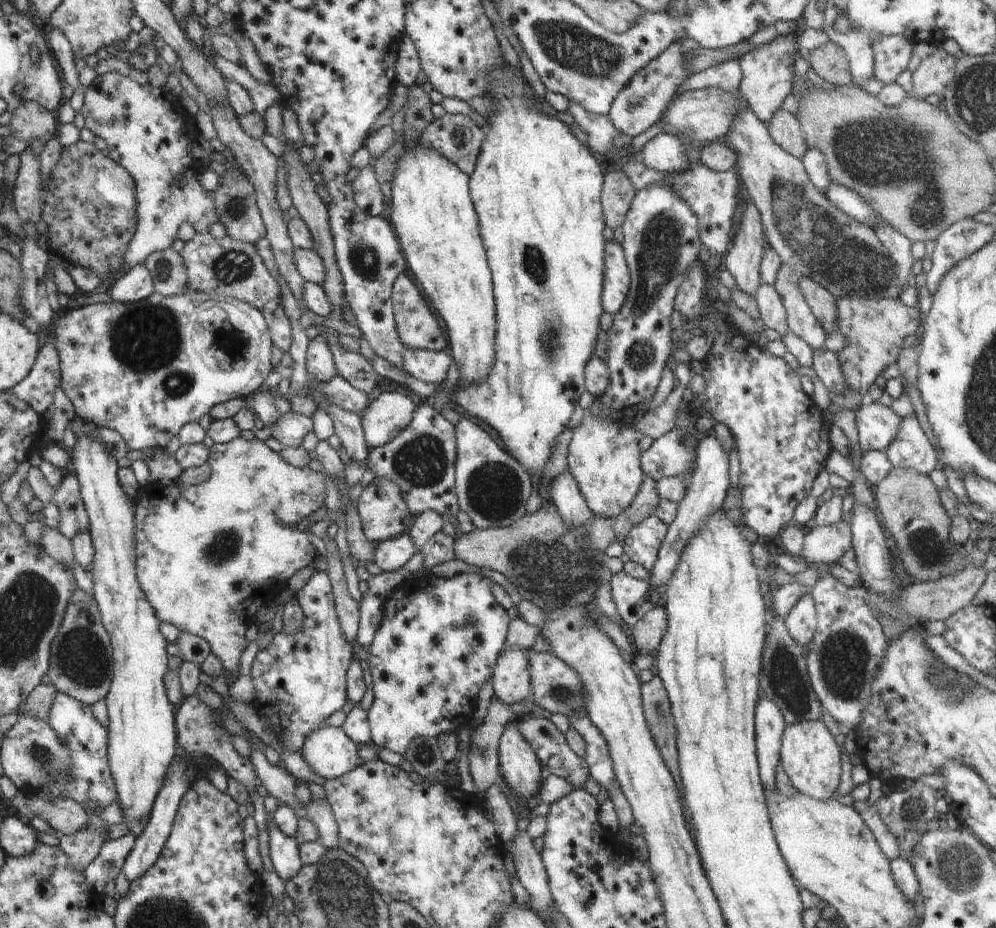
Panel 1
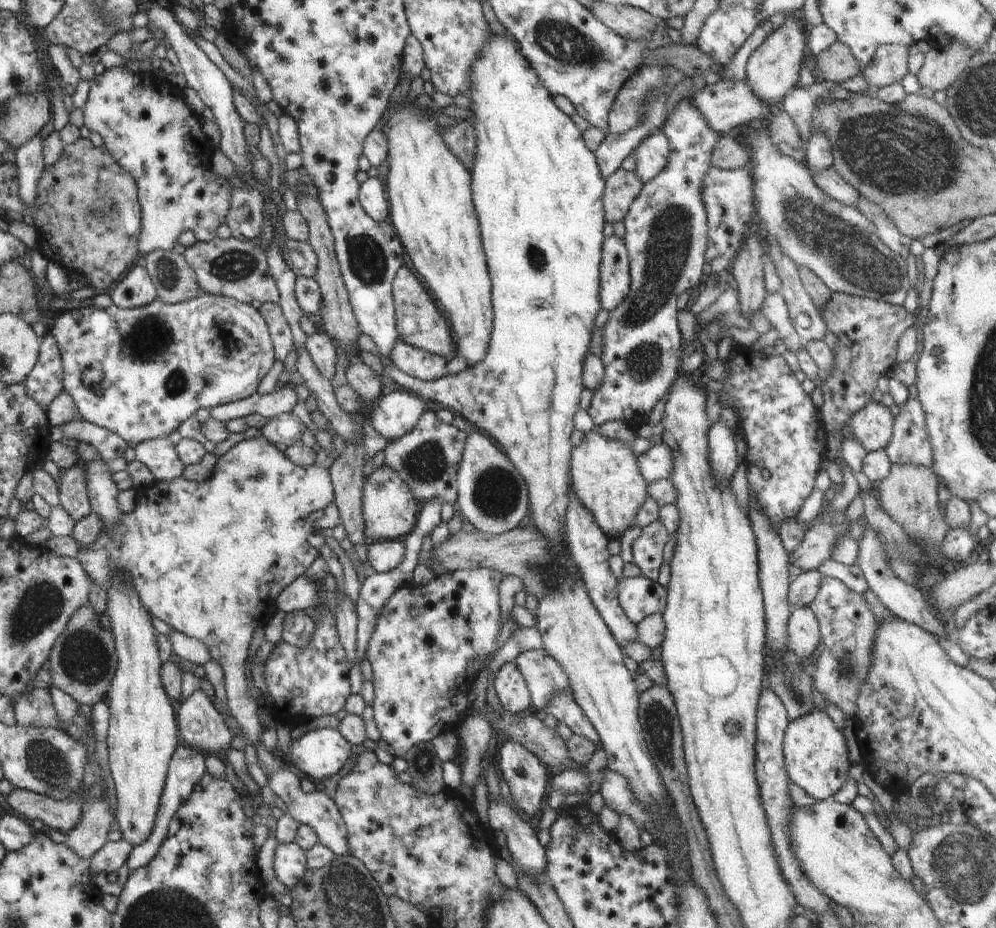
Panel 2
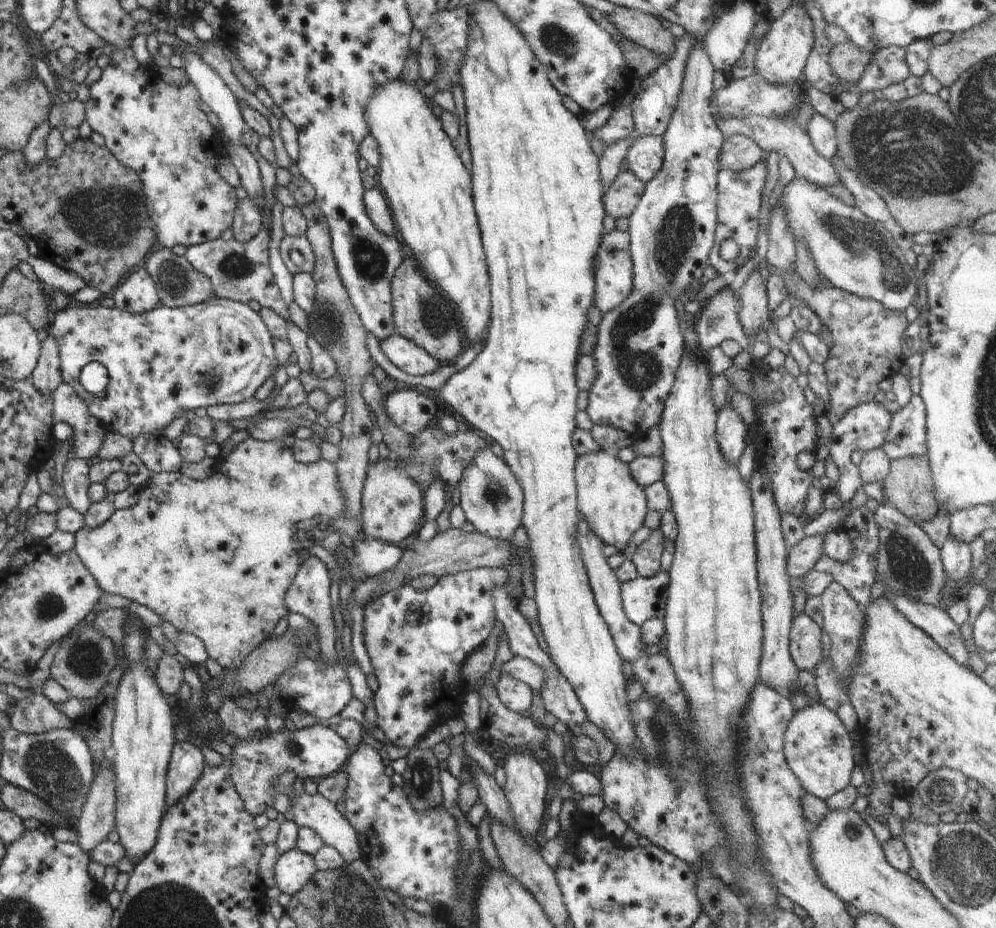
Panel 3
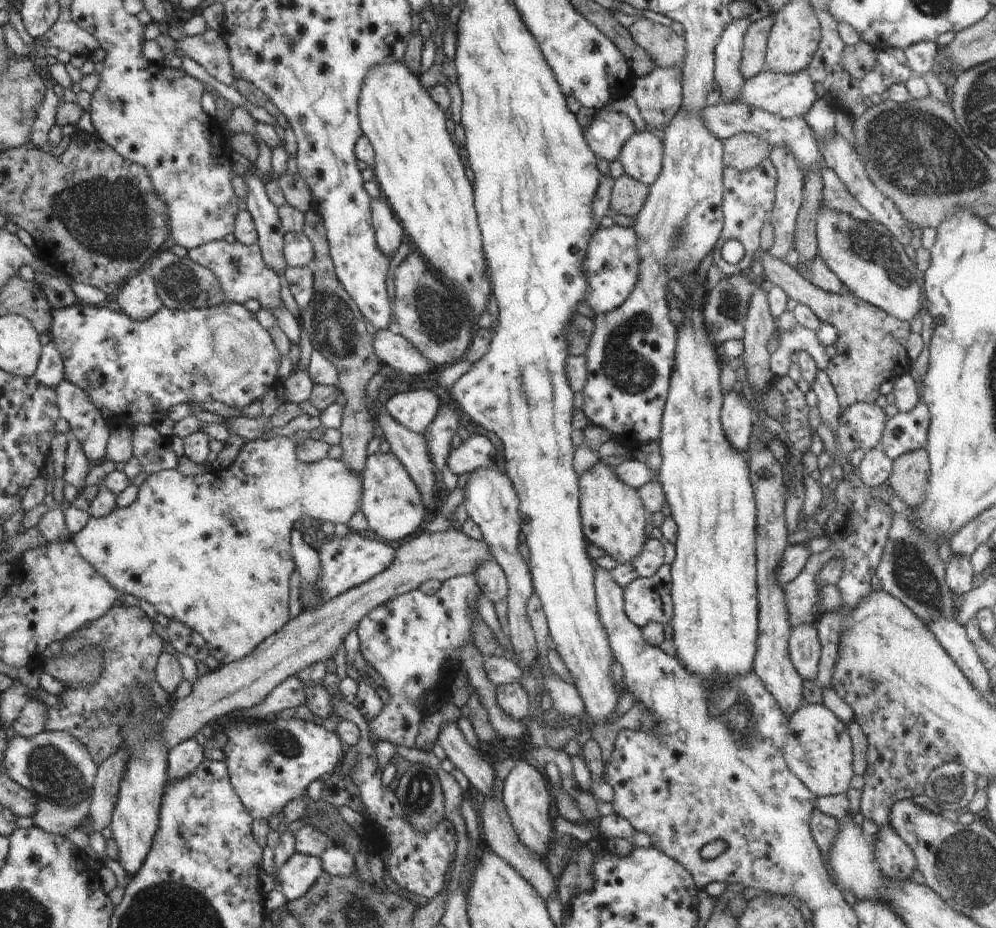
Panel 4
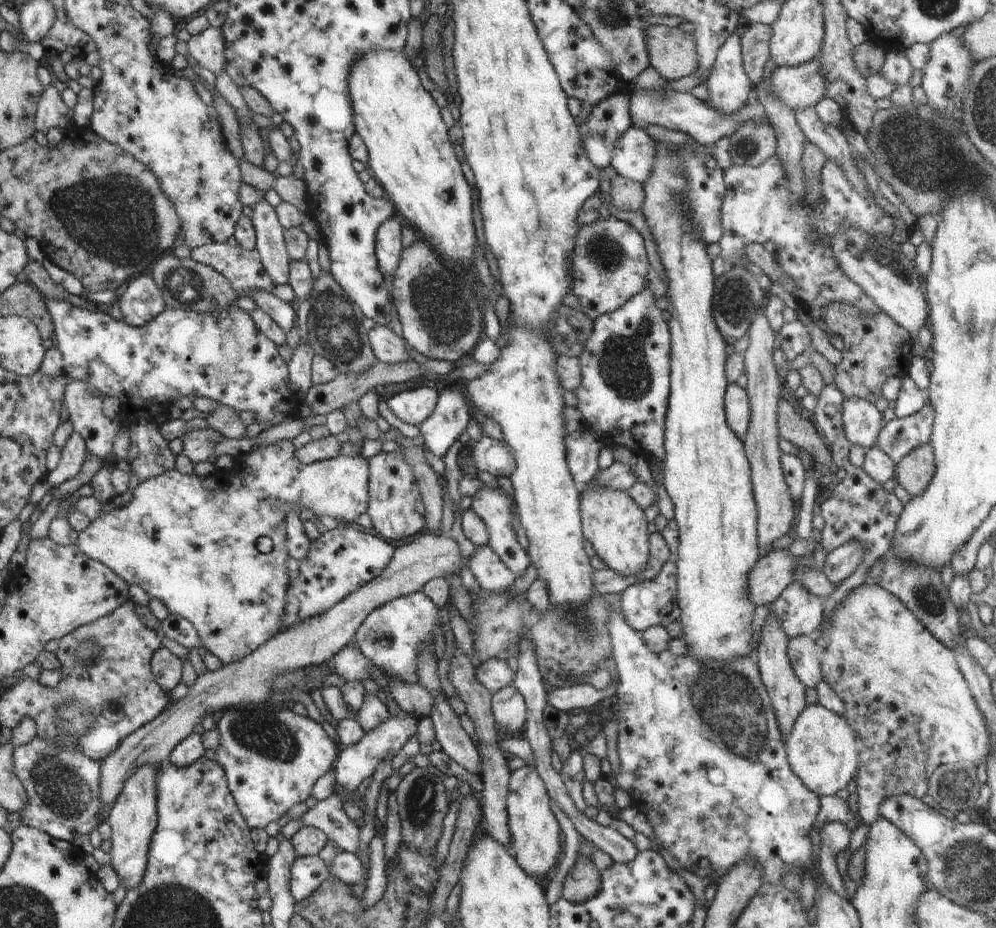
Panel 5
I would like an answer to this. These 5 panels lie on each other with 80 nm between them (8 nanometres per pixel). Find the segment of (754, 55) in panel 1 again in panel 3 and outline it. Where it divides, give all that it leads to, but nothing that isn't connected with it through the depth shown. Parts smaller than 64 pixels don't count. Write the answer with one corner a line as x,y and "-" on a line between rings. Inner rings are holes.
791,3
778,20
772,20
770,31
758,46
754,68
770,84
796,84
803,79
806,60
815,44
813,22
802,3

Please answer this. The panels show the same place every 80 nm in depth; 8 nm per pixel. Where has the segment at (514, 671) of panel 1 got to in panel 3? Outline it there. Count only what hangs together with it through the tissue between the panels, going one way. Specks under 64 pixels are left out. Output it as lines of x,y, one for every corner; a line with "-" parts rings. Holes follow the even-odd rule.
500,674
500,682
496,684
495,688
498,699
511,712
524,714
531,708
533,692
524,682
520,682
508,674

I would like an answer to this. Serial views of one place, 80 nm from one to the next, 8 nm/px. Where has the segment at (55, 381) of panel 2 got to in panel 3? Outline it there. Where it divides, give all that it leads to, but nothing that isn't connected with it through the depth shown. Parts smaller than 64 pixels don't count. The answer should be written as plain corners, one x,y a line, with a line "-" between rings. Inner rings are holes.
48,335
40,344
41,352
37,366
32,372
30,382
42,396
52,396
56,388
63,382
61,359
56,340

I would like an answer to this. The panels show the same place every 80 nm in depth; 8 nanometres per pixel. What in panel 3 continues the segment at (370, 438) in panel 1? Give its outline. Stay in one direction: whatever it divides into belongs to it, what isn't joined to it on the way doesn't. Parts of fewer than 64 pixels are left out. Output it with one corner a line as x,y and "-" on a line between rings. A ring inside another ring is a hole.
413,387
394,392
384,400
384,408
392,424
413,438
434,420
438,412
437,405
438,401
416,392

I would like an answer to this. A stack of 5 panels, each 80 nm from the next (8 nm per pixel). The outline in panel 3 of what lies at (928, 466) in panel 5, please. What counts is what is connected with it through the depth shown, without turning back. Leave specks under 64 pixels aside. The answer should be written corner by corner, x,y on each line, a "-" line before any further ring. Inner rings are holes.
908,456
908,458
892,461
890,473
882,483
882,492
884,492
886,504
896,508
902,516
910,518
916,524
933,520
938,514
936,494
934,493
934,478
925,458

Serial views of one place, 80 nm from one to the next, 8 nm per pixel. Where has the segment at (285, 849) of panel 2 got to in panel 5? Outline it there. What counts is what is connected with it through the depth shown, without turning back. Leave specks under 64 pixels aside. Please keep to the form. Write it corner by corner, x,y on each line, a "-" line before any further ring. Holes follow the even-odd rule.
318,856
296,857
291,866
290,890
296,903
314,894
329,878
327,864

